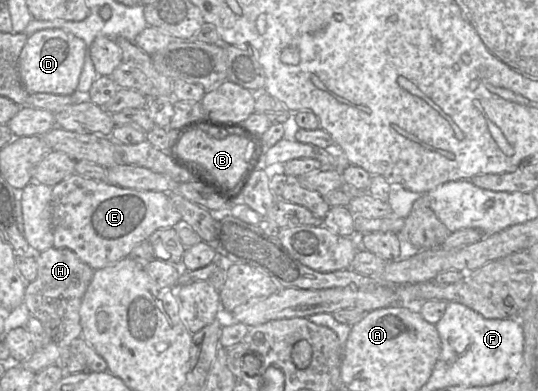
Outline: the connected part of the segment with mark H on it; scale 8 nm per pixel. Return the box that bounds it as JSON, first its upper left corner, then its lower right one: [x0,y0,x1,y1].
[19,248,95,373]

